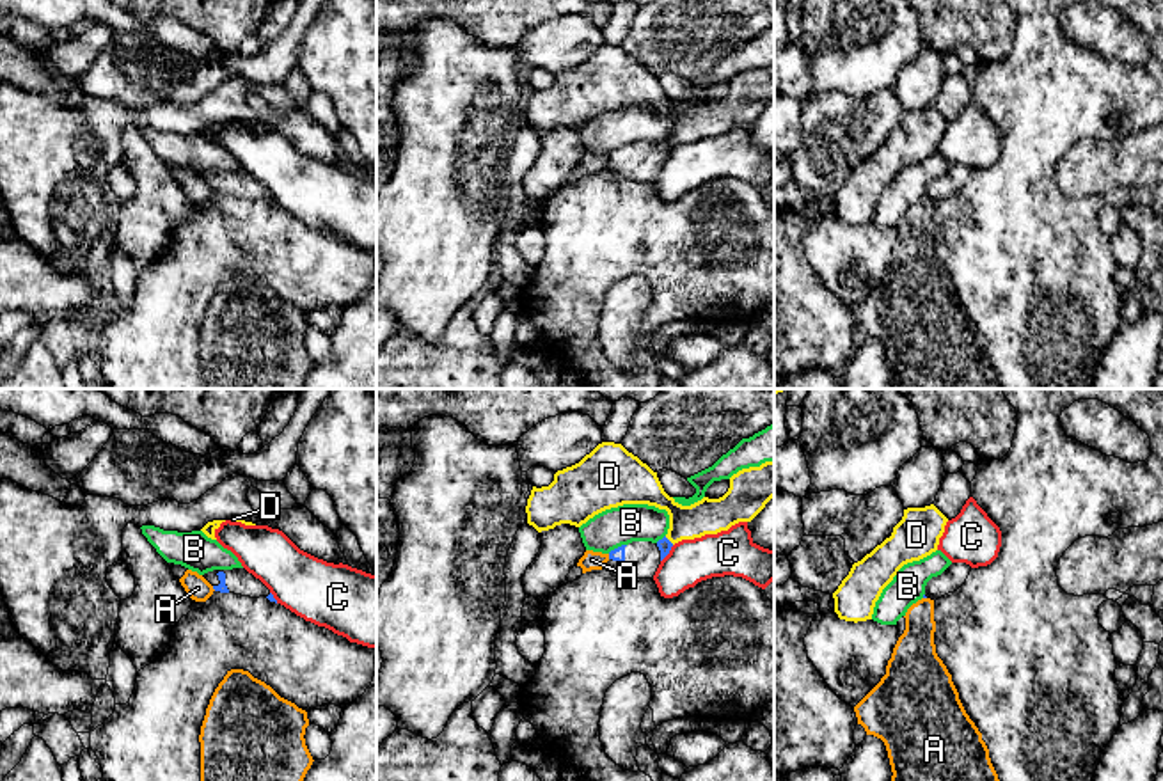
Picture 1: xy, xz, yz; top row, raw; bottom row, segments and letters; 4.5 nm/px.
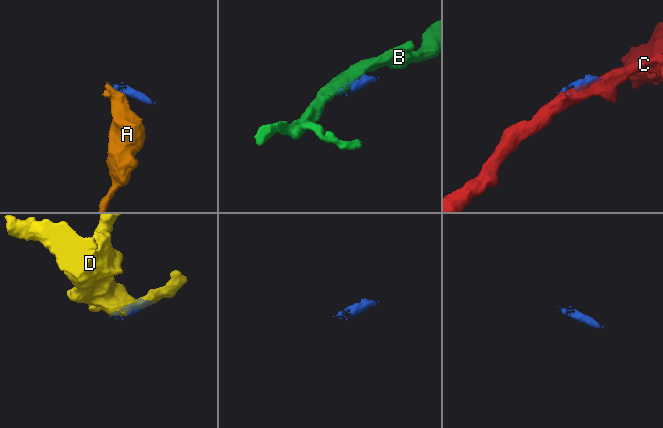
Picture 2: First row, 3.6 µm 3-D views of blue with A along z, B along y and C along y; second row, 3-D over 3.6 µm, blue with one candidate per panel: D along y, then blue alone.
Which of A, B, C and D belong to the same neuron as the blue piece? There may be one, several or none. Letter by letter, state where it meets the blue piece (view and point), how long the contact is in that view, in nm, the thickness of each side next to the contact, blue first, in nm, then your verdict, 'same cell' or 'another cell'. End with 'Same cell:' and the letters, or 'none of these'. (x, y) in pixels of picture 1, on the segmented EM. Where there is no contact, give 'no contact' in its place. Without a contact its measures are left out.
A: xz (609, 556) | 30 nm | 60/80 nm | another cell
B: xz (618, 547) | 100 nm | 60/180 nm | another cell
C: xz (668, 552) | 100 nm | 70/200 nm | another cell
D: xz (668, 540) | 60 nm | 70/160 nm | another cell
Same cell: none of these

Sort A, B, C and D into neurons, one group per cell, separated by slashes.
A / B / C / D

